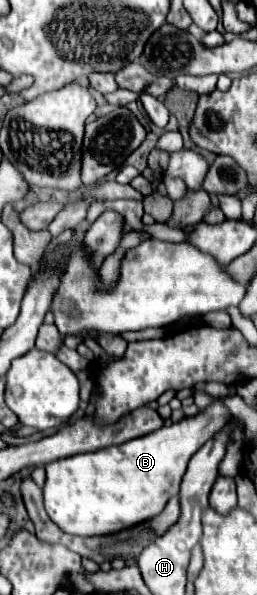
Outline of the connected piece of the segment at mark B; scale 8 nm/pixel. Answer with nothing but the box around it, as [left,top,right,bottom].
[42,400,230,536]

